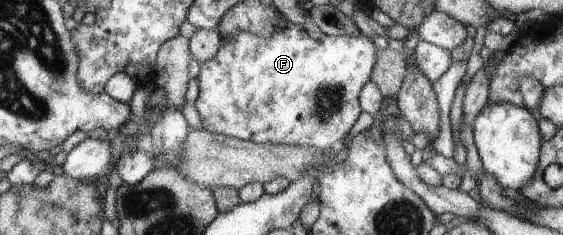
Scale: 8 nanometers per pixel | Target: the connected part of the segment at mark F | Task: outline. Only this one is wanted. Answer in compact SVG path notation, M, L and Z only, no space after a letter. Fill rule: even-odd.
M290 23L269 38L239 31L227 42L222 40L213 58L199 65L199 96L195 107L203 129L213 134L224 134L258 144L300 144L316 146L324 151L341 149L344 144L342 139L360 117L358 93L372 81L378 55L379 50L372 38L361 33L356 37L325 36L314 40L304 28Z

